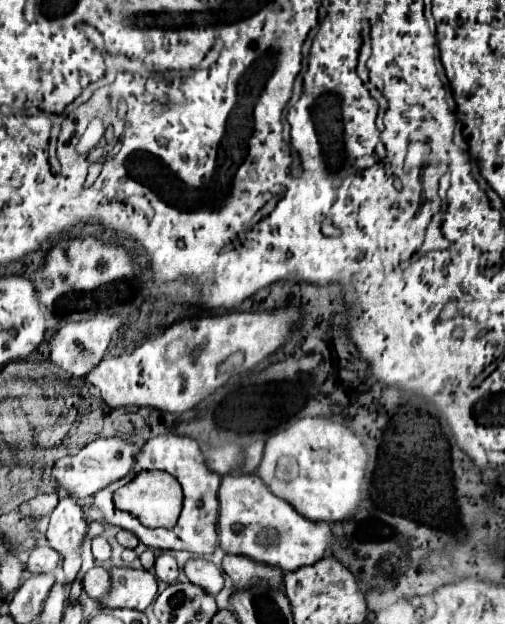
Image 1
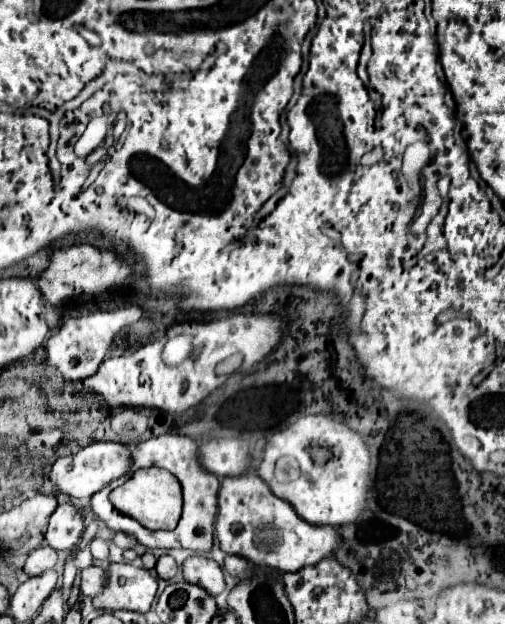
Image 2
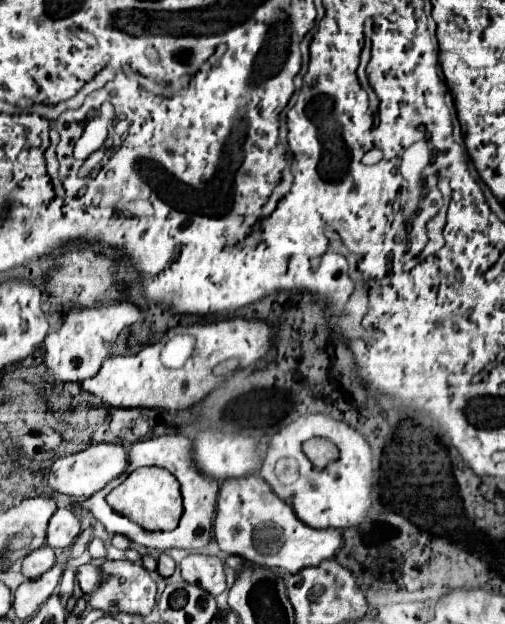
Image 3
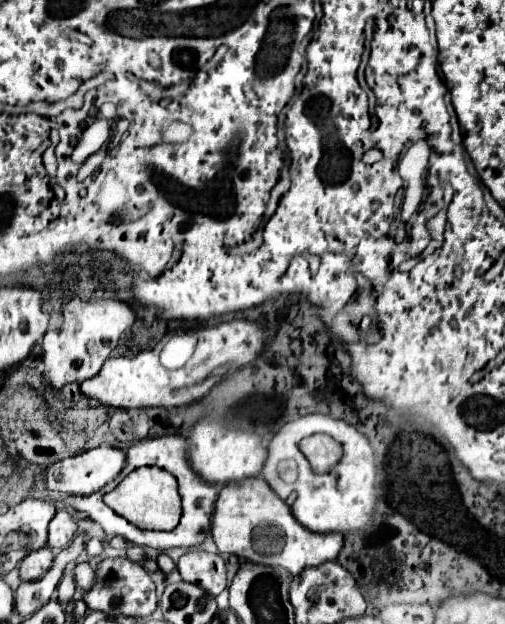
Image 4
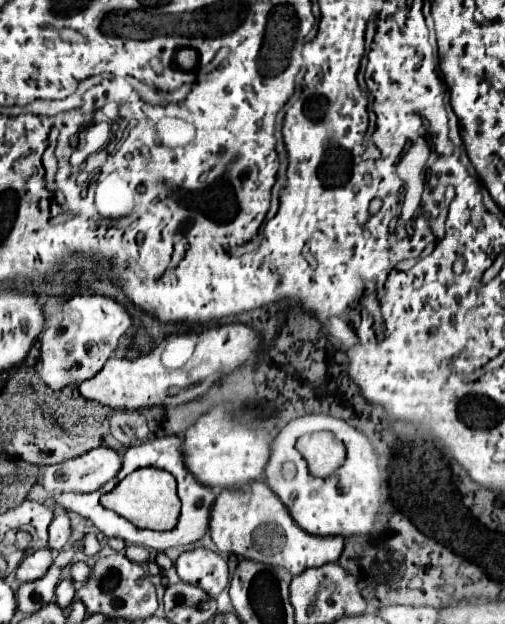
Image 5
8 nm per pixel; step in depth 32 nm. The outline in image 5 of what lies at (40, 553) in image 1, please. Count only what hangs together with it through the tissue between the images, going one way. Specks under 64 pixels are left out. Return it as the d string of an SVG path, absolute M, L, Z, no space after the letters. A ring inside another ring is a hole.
M44 548L44 550L36 550L36 552L30 552L18 566L16 570L16 580L22 584L22 582L32 582L32 580L38 580L42 578L48 568L52 566L52 552L50 548Z

